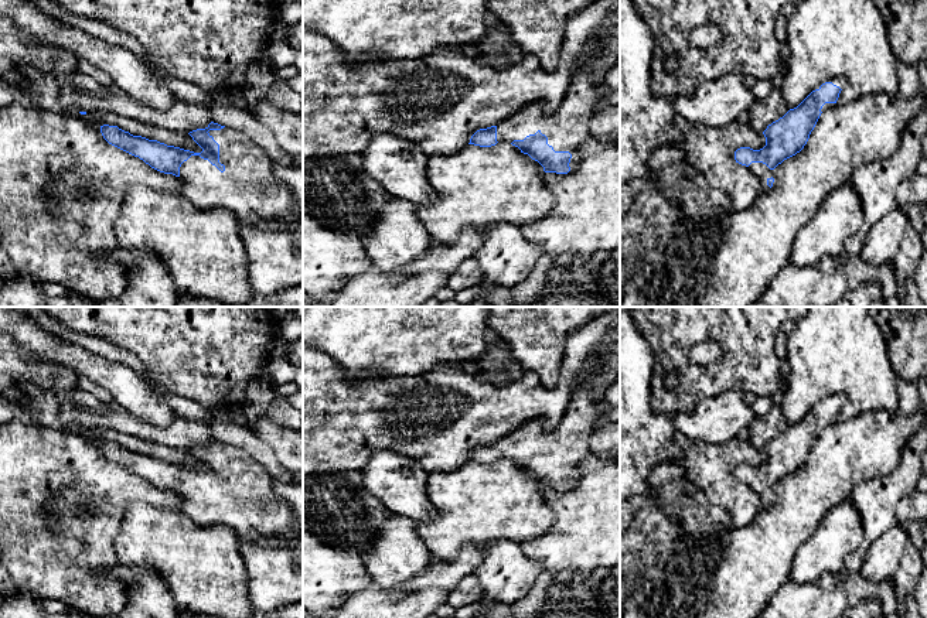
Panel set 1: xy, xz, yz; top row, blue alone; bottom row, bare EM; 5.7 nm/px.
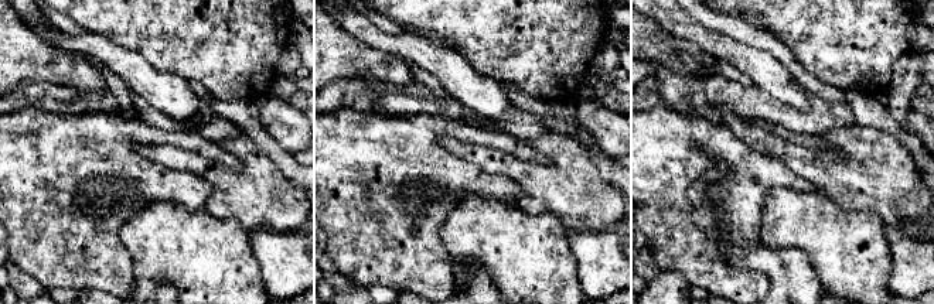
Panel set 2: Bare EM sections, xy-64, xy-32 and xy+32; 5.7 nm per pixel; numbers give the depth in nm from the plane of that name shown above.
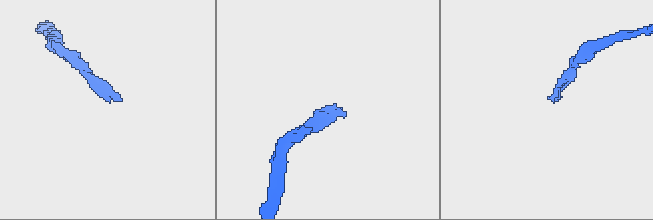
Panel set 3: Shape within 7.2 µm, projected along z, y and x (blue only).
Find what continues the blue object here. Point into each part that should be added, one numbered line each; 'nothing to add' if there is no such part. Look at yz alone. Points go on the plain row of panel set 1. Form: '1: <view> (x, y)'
1: yz (839, 398)
2: yz (759, 485)

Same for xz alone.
1: xz (568, 444)

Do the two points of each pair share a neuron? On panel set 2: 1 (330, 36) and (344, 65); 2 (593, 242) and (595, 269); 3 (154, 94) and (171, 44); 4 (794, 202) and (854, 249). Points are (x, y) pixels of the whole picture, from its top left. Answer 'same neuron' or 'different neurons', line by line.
1: same neuron
2: same neuron
3: different neurons
4: same neuron

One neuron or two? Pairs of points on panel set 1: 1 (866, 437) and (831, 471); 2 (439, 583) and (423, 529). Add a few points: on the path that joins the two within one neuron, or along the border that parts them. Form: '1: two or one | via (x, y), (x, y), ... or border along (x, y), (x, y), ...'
1: one | via (858, 446), (839, 463)
2: two | border along (464, 546), (453, 559), (433, 559)

